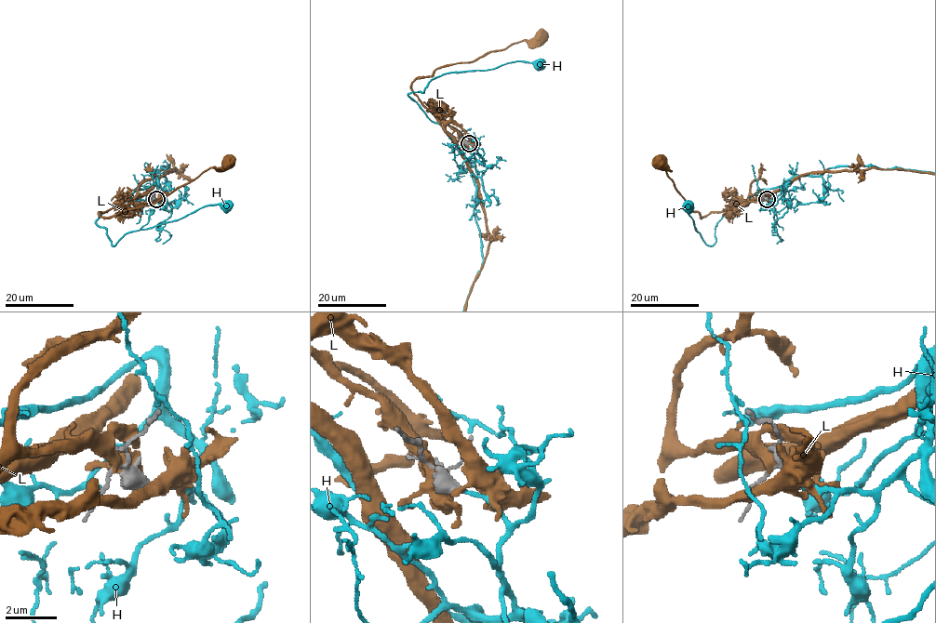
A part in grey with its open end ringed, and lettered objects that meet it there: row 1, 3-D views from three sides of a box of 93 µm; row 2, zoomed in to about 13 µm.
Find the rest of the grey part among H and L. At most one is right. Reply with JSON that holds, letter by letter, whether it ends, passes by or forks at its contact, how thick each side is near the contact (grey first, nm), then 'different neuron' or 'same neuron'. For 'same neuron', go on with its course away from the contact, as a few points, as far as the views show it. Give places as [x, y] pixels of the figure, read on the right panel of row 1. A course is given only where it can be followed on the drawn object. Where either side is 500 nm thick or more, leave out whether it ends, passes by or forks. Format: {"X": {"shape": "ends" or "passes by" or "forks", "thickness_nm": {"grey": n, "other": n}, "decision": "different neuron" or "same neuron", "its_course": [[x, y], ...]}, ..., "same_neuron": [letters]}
{"H": {"shape": "ends", "thickness_nm": {"grey": 420, "other": 140}, "decision": "same neuron", "its_course": [[768, 199], [778, 200], [784, 182], [760, 189], [726, 212], [717, 222], [712, 245], [702, 240], [687, 205]]}, "L": {"thickness_nm": {"grey": 500, "other": 200}, "decision": "different neuron"}, "same_neuron": ["H"]}

